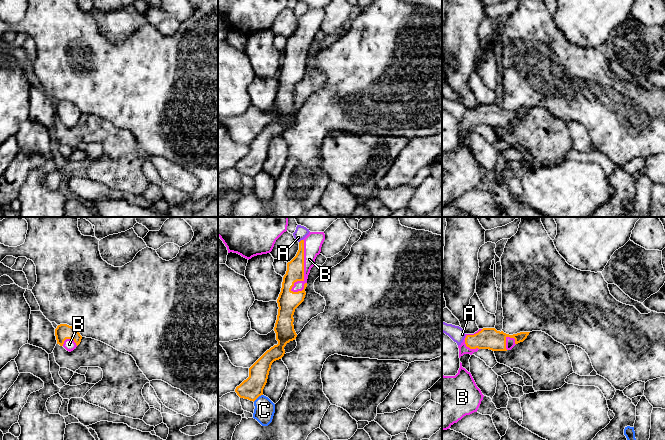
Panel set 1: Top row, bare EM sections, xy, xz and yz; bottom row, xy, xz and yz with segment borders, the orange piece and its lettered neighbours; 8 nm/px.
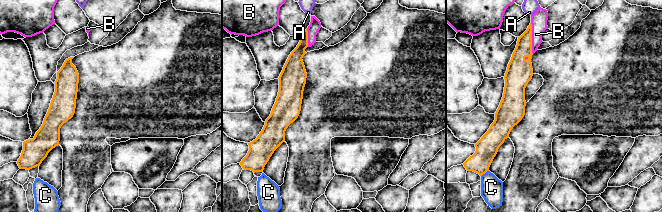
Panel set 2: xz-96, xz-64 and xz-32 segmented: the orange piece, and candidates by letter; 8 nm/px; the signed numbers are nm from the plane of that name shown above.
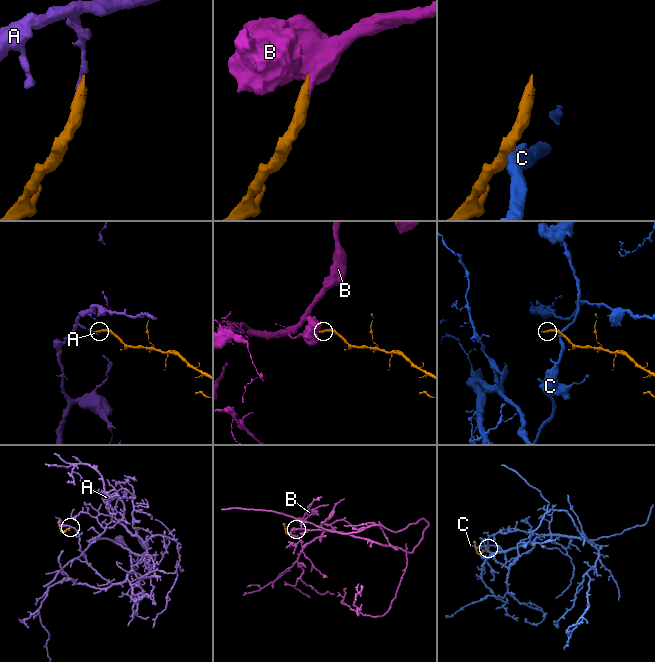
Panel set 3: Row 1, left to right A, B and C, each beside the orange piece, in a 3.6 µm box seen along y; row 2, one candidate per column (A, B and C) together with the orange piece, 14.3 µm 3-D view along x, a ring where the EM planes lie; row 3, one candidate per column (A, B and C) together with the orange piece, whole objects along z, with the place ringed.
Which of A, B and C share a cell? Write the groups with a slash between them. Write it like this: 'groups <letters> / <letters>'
groups A / B / C

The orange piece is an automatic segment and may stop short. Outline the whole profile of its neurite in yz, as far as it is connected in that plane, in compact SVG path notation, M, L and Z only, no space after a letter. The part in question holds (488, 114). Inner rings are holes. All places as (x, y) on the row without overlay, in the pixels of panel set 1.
M495 104L479 105L474 110L465 110L463 118L458 122L459 134L464 130L472 131L479 125L492 127L511 126L516 120L523 118L530 108L520 108L509 111Z

